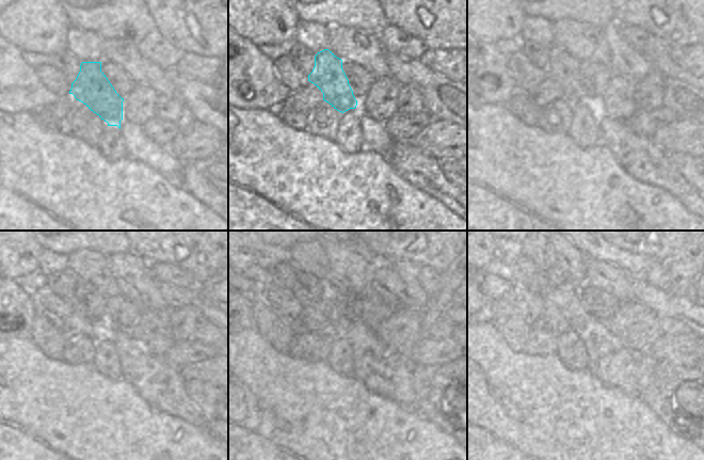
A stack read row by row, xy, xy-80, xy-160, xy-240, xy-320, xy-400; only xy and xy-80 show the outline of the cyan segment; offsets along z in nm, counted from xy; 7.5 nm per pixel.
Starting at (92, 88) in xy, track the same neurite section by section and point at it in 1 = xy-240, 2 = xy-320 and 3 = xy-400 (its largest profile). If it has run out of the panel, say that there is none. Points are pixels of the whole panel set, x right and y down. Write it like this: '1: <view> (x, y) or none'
1: xy-240 (89, 301)
2: xy-320 (308, 291)
3: xy-400 (549, 279)

